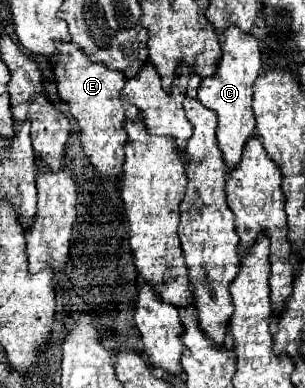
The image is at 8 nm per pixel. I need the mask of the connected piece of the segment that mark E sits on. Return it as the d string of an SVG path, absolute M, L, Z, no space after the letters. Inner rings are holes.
M55 41L55 47L59 53L55 55L53 71L59 97L73 105L69 111L79 123L79 139L83 143L83 151L89 155L91 165L97 167L103 177L117 179L123 167L123 145L127 141L123 121L139 117L139 109L129 105L127 99L123 99L121 95L125 75L121 71L103 67L103 63L89 61L87 55L83 55L83 51L79 51L73 41Z

